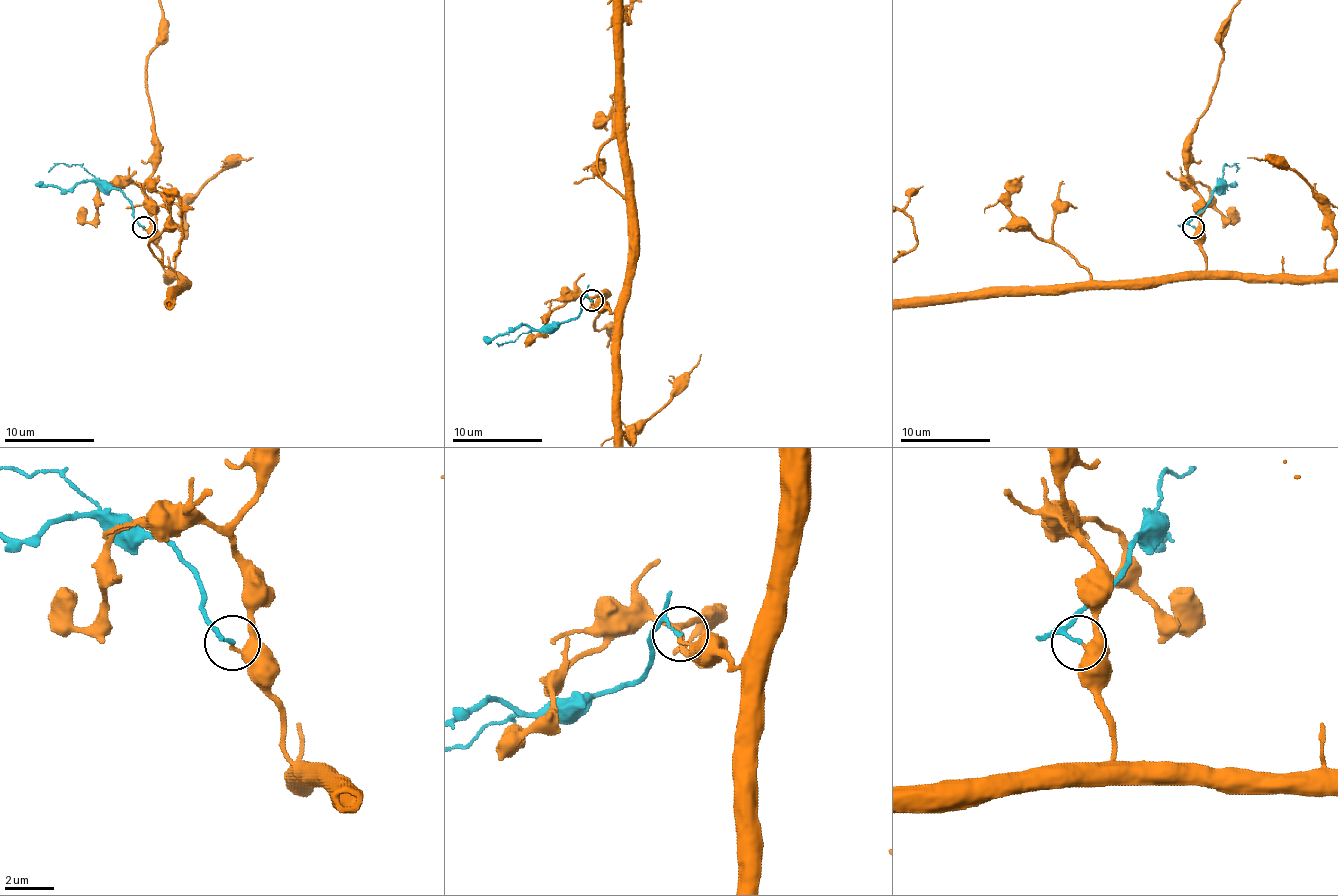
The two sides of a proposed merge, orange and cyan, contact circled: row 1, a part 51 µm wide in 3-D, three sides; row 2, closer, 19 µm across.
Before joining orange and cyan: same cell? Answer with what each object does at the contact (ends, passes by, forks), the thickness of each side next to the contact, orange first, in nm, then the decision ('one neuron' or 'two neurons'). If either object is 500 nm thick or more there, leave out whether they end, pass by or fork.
orange ends | cyan passes by | 200/100 nm | two neurons

